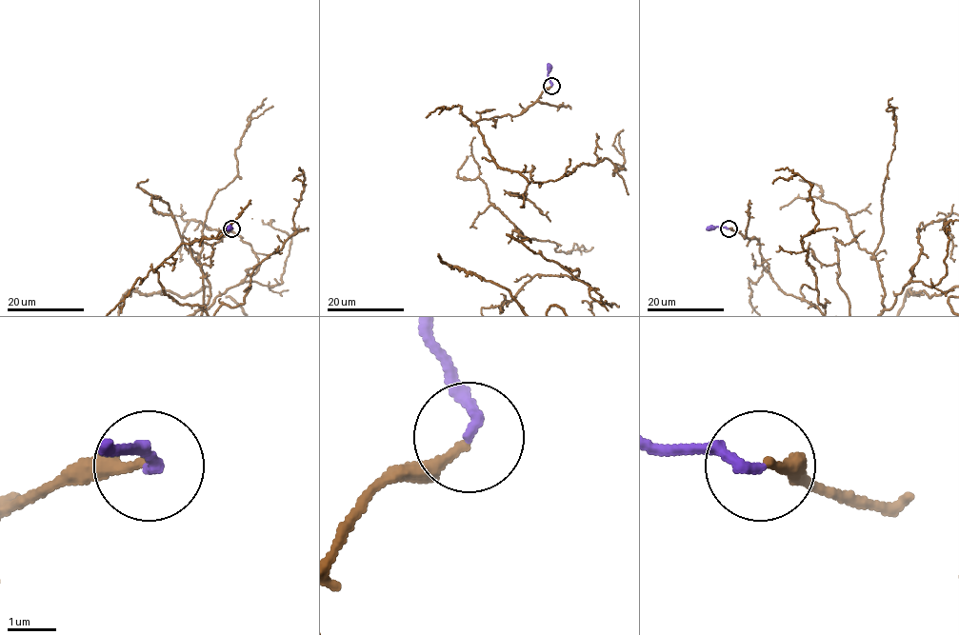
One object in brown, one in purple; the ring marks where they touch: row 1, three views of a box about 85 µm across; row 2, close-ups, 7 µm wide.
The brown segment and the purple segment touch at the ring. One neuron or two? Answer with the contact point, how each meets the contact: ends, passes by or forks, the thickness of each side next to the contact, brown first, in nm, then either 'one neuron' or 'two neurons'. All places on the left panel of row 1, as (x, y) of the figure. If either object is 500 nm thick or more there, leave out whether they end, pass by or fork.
place (231, 228); brown ends; purple ends; calibres 220 and 220 nm; two neurons

